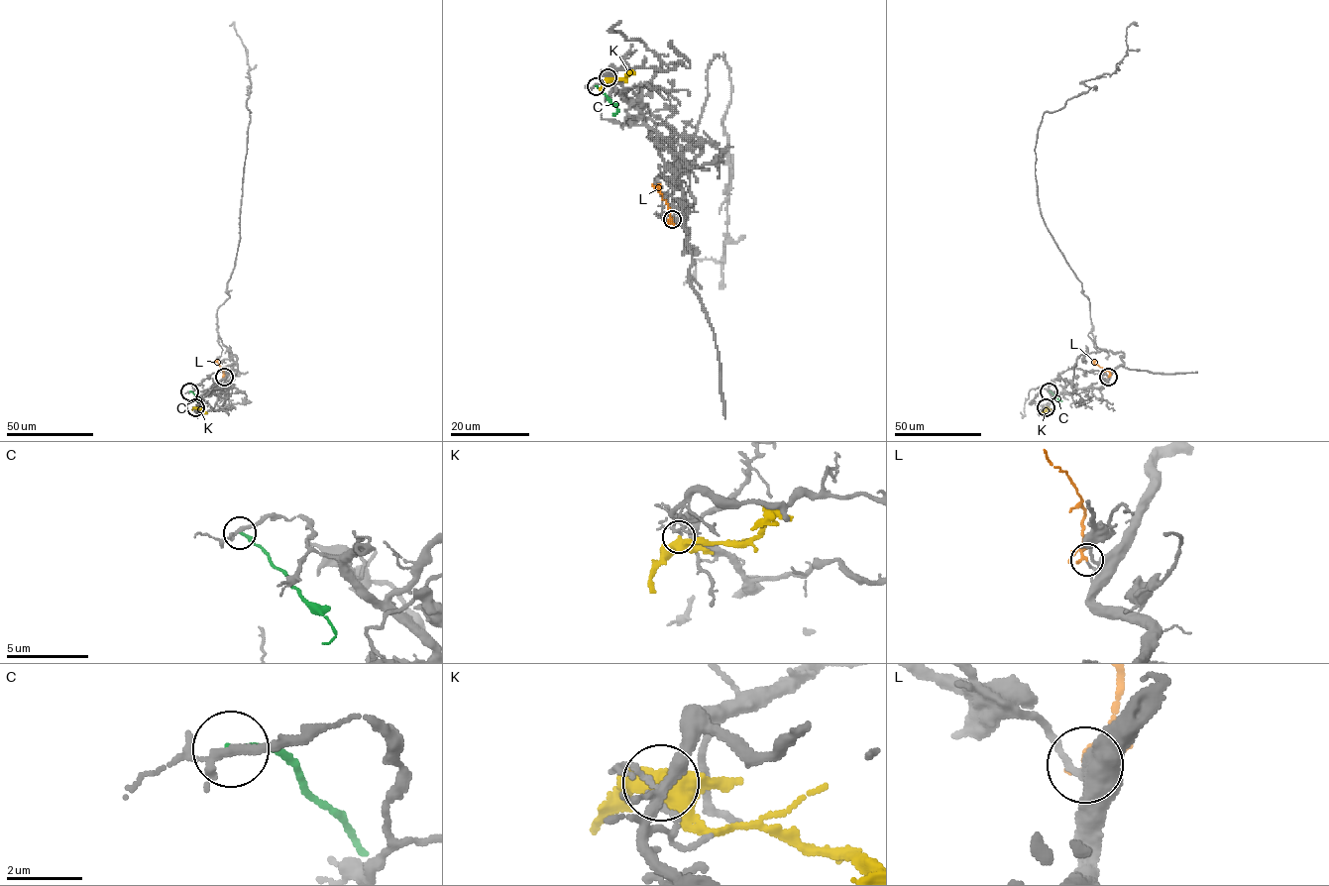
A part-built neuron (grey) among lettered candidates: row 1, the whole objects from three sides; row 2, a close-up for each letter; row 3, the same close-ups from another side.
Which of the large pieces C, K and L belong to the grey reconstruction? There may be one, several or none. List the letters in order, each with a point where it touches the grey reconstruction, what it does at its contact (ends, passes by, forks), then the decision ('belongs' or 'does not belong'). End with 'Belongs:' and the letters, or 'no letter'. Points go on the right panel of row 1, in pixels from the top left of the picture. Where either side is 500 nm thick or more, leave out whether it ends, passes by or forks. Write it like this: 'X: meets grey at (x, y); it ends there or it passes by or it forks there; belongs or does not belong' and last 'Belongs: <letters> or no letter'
C: meets grey at (1049, 391); it ends there; does not belong
K: meets grey at (1046, 407); it forks there; does not belong
L: meets grey at (1108, 377); it passes by; belongs
Belongs: L

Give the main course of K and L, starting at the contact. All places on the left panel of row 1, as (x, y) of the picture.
K: (195, 407), (207, 412)
L: (224, 377), (215, 361)

